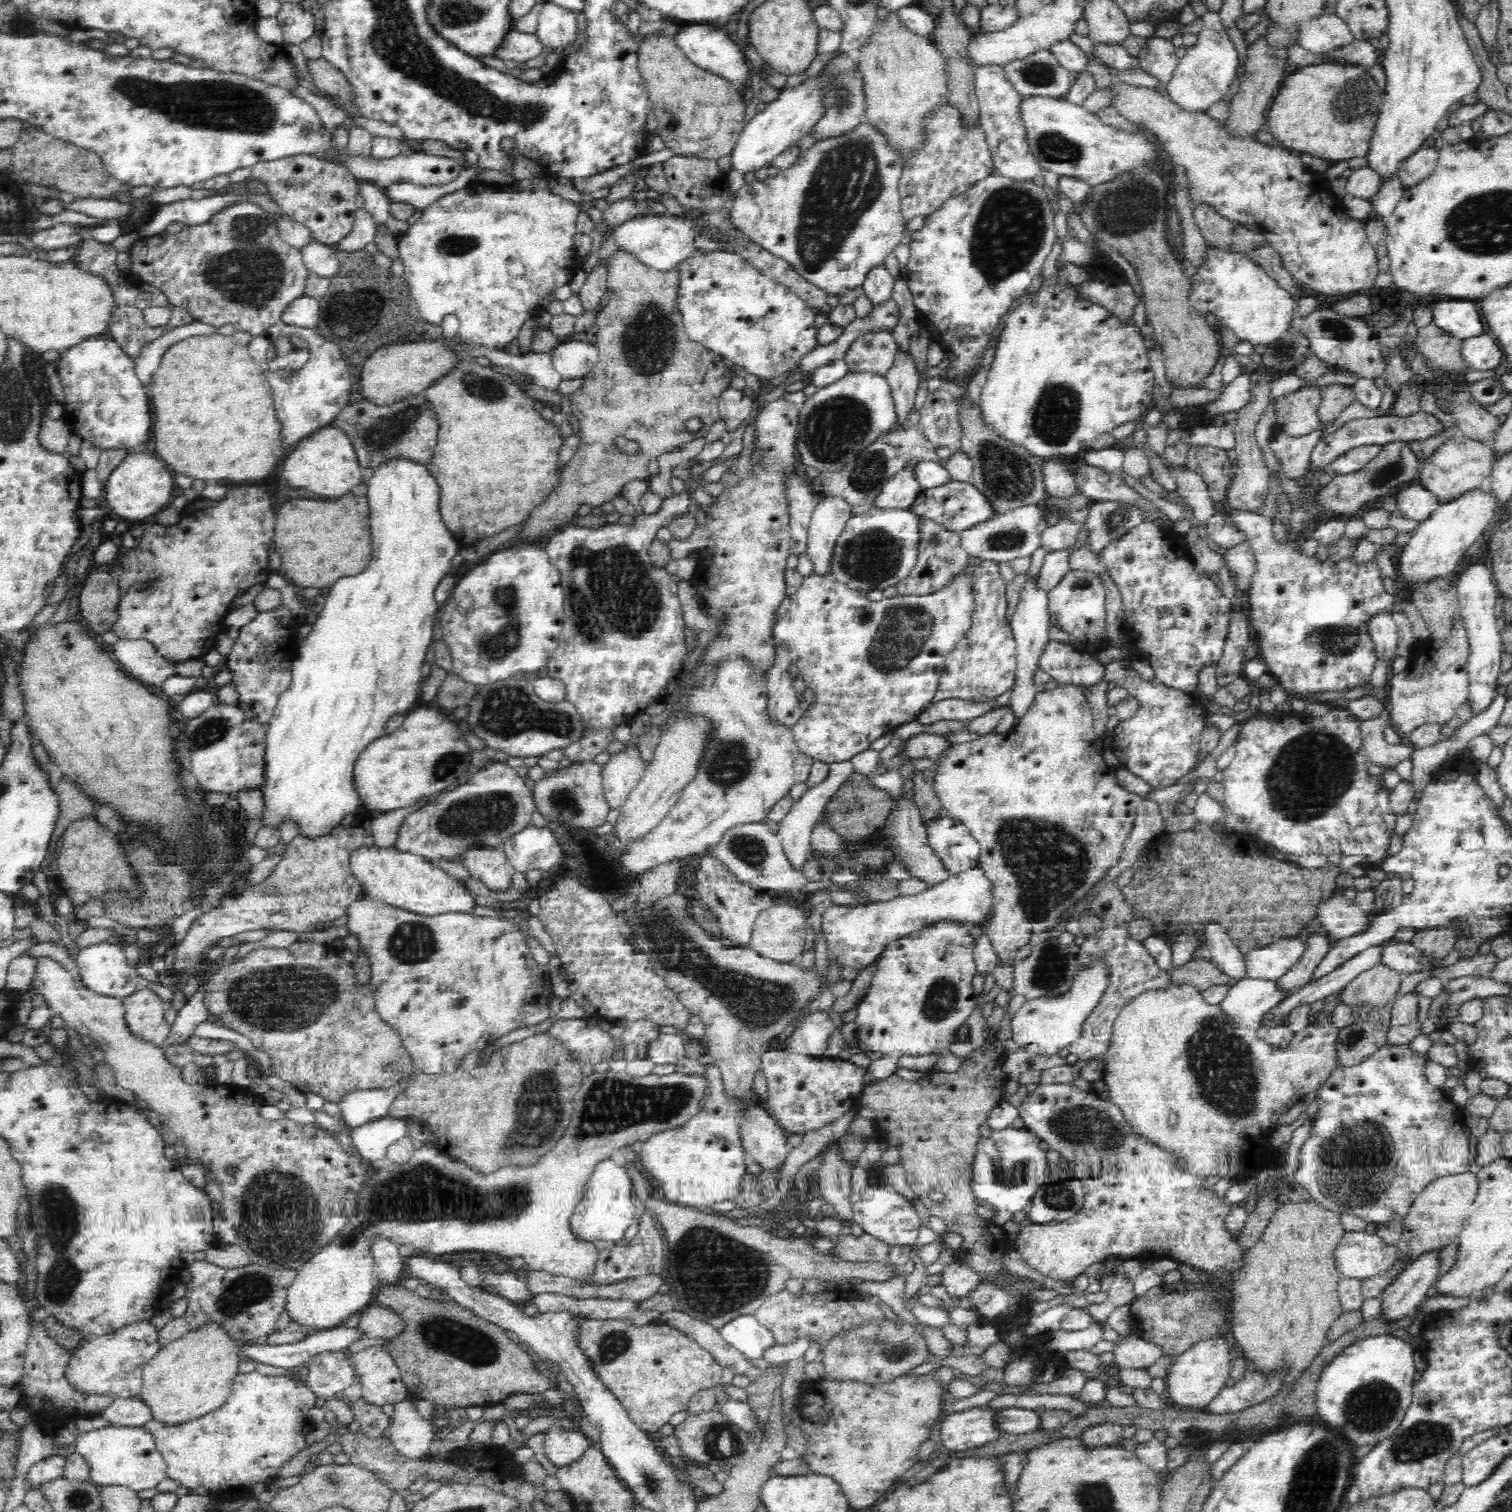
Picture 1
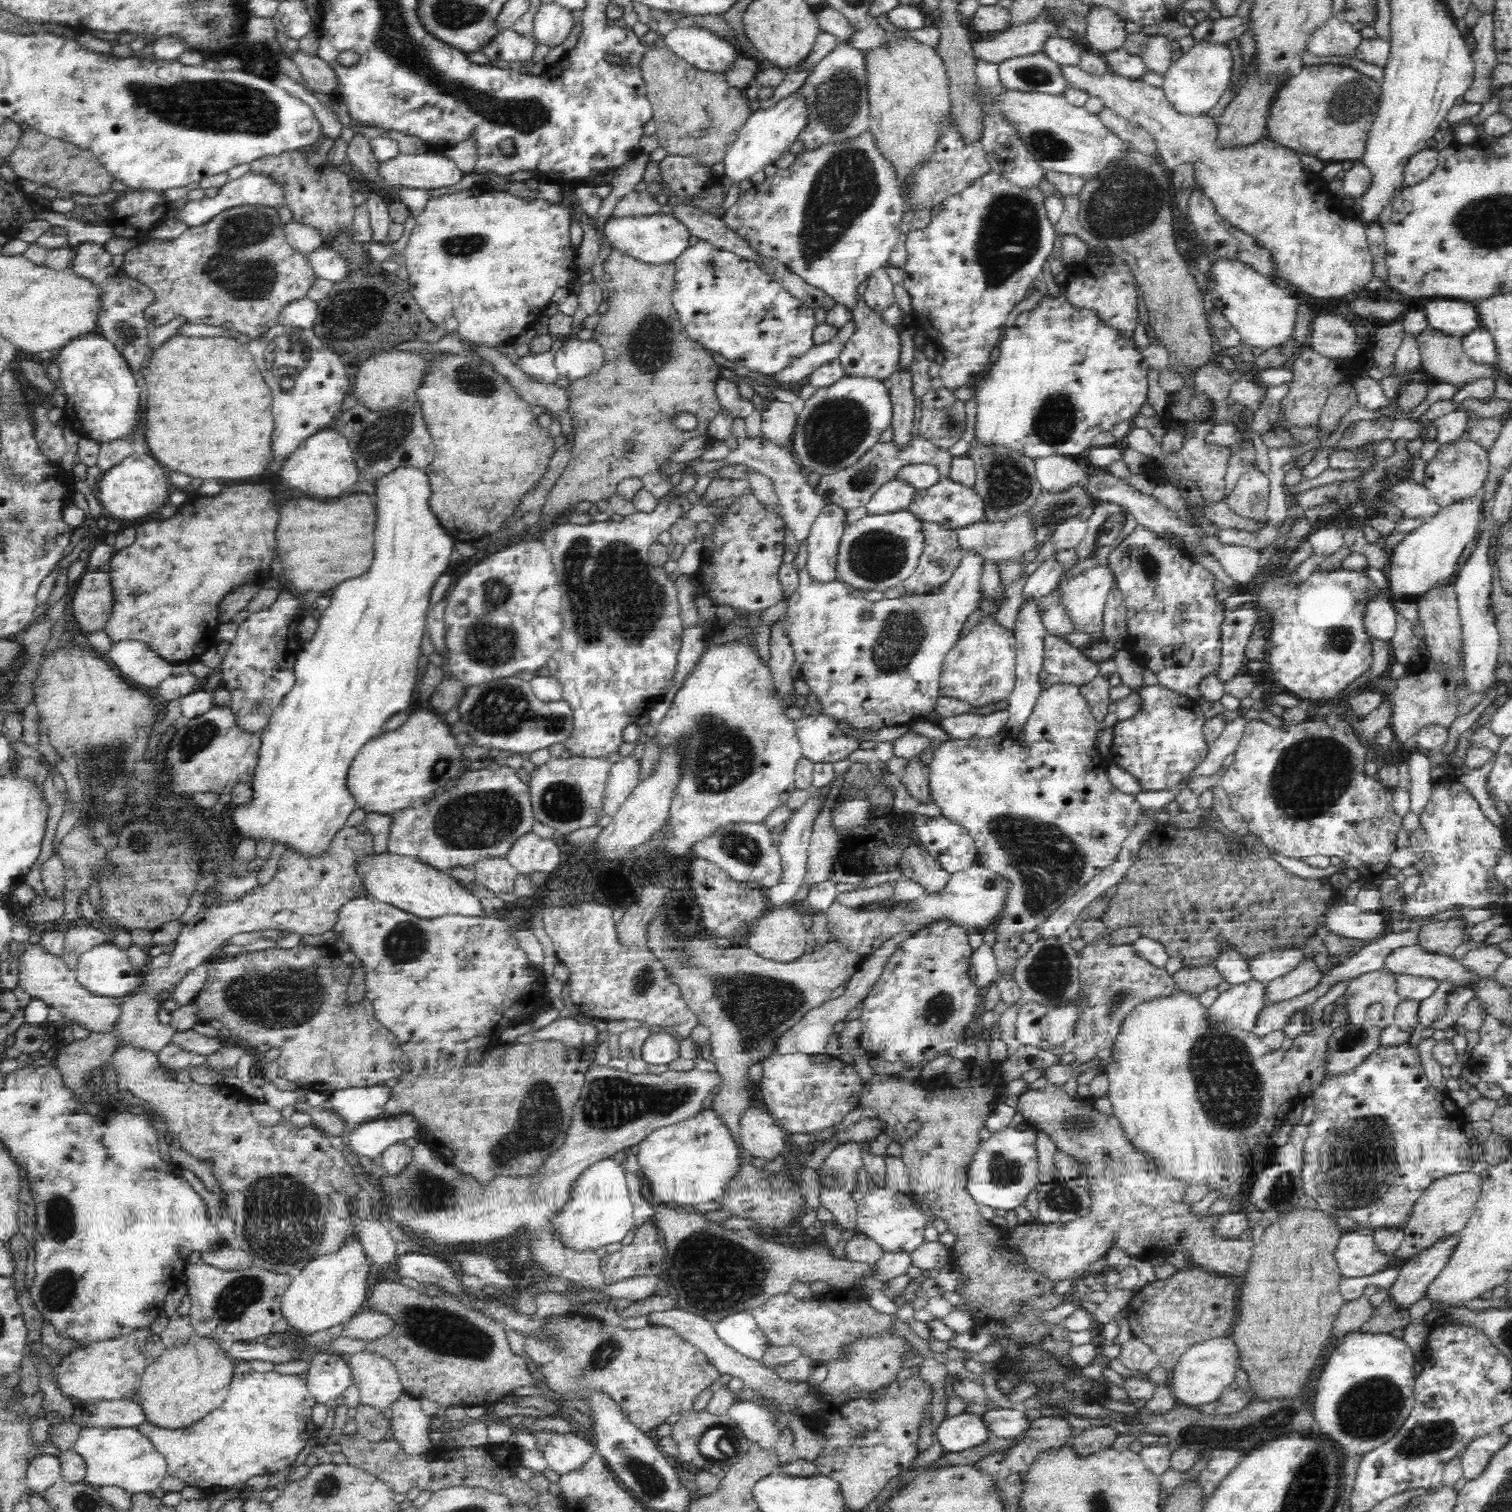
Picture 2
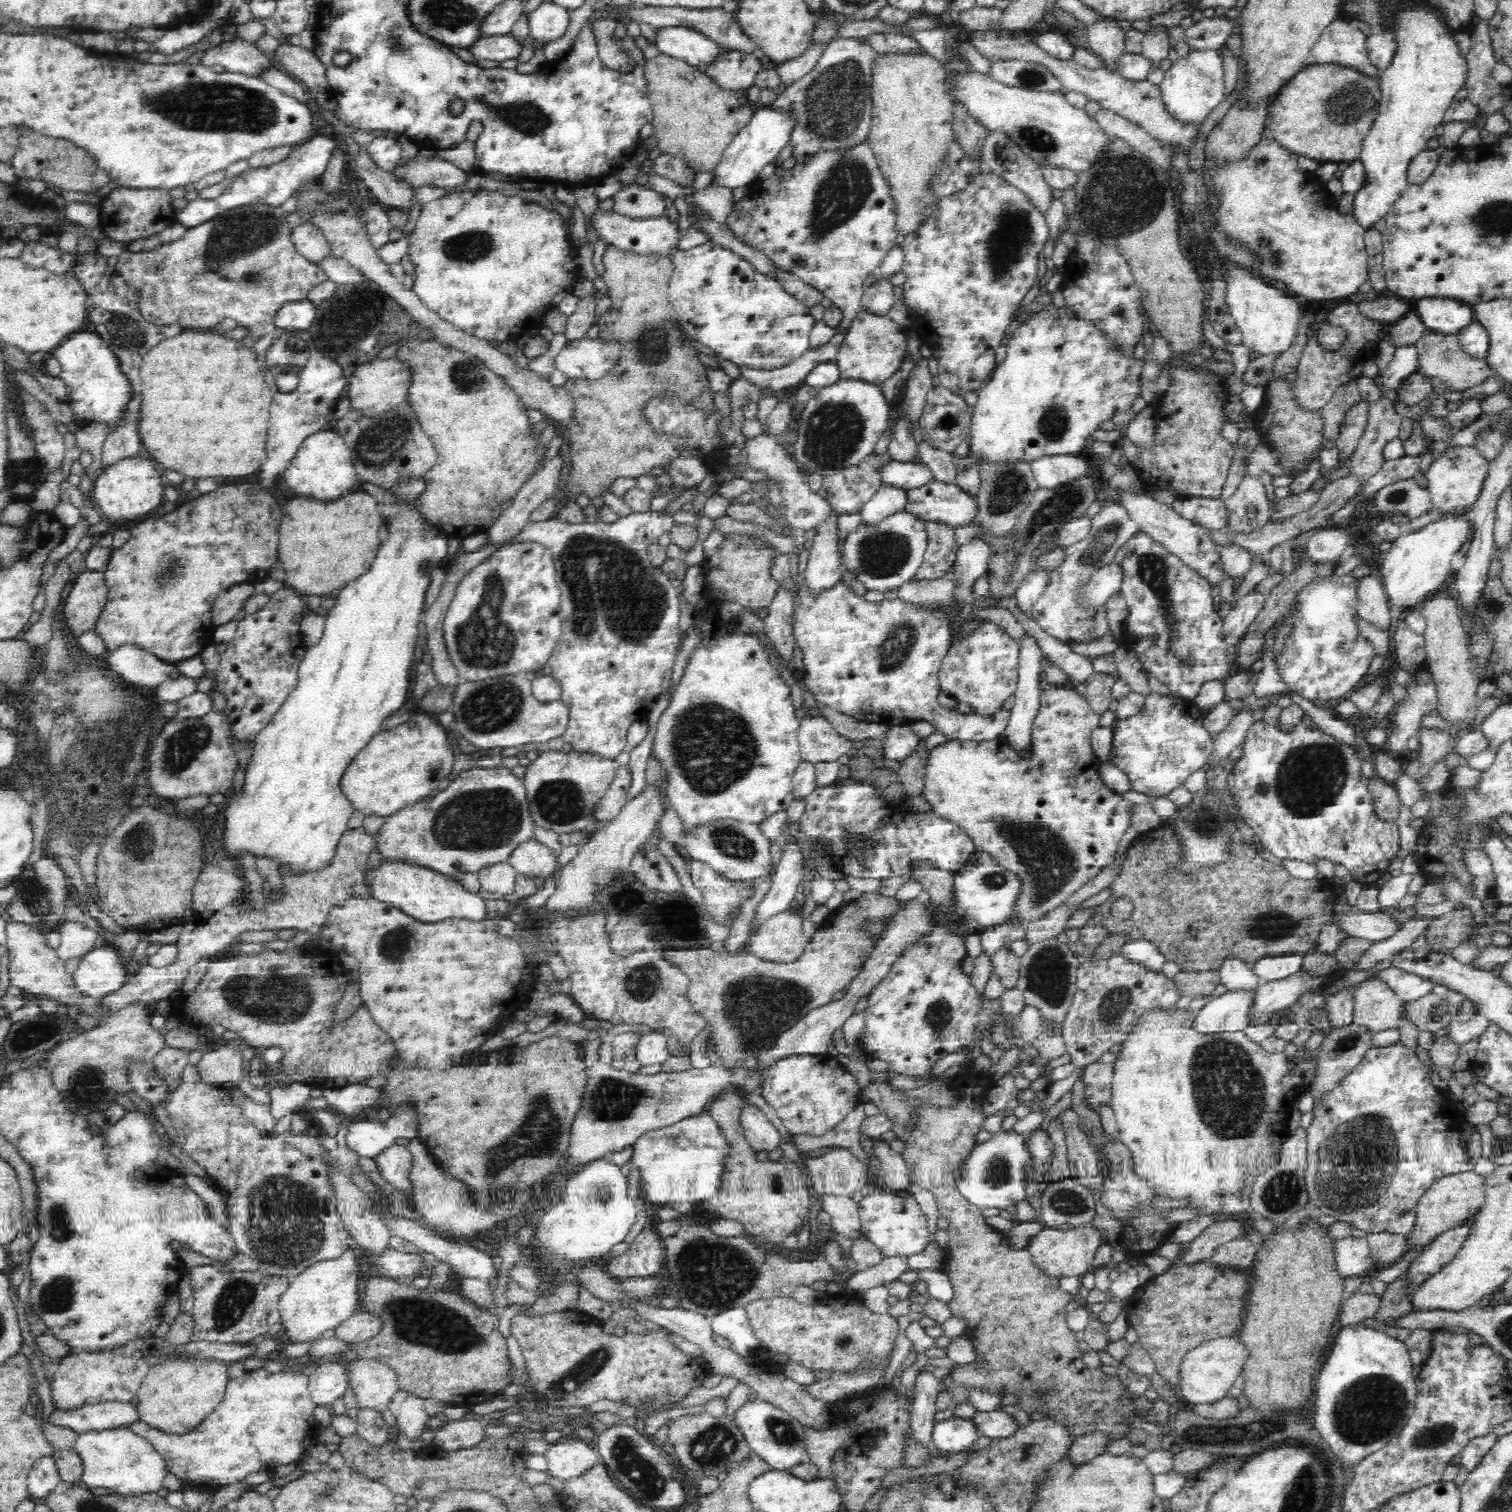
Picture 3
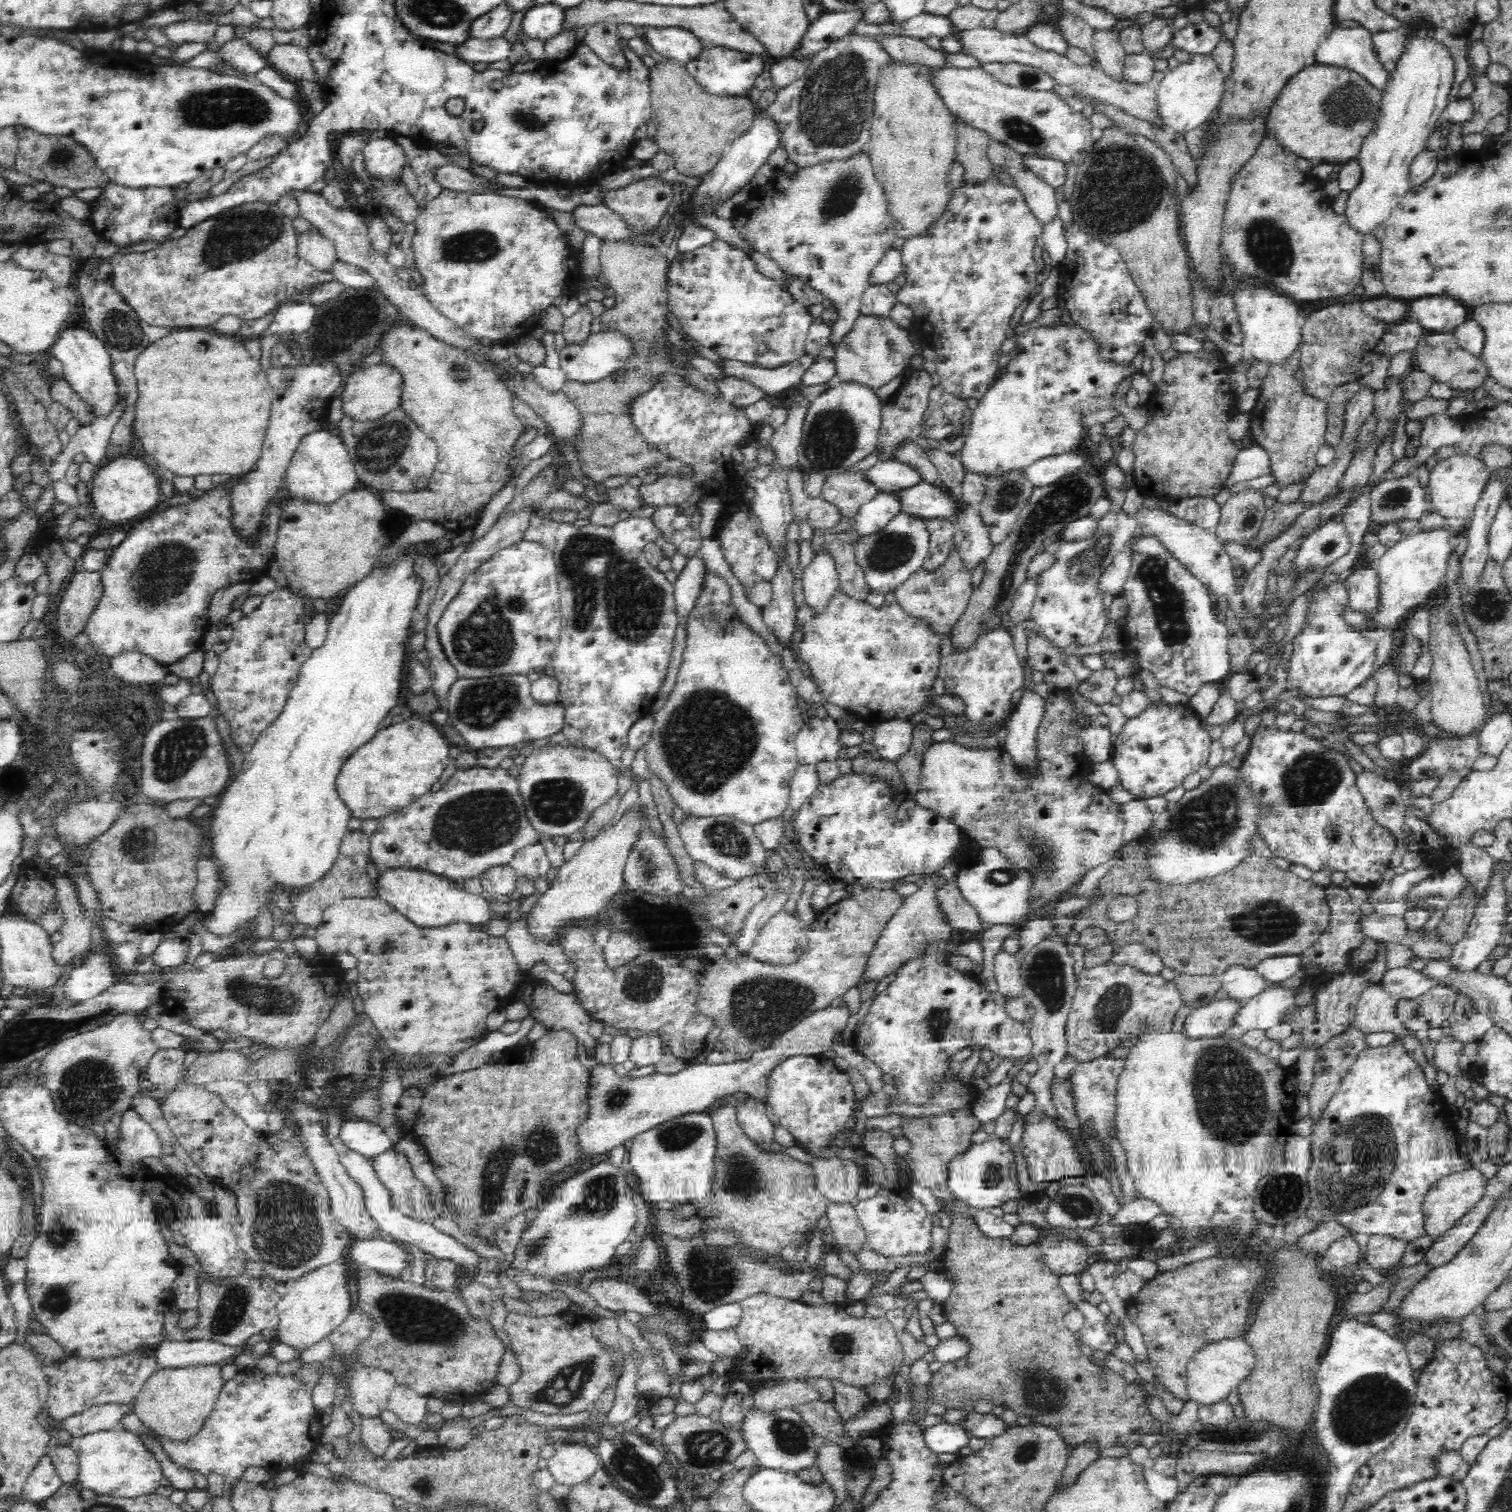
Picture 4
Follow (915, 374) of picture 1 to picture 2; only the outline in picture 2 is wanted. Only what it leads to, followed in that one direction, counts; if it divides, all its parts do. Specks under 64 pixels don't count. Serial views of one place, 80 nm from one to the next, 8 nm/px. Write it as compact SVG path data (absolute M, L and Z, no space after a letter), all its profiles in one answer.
M896 368L886 379L887 389L892 399L892 429L894 429L893 441L896 445L902 446L912 438L914 407L914 383L909 368Z

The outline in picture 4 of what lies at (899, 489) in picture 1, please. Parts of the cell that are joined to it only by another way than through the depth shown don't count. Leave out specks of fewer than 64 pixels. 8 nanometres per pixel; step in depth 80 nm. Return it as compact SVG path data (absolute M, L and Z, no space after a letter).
M878 491L870 501L863 504L853 518L858 534L879 531L891 518L902 510L902 501L897 491Z

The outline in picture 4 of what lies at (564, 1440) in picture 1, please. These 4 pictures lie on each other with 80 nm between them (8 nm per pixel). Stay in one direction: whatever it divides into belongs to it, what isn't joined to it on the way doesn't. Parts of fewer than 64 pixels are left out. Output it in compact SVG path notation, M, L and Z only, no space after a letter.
M584 1442L558 1443L555 1445L554 1454L547 1460L548 1469L558 1484L570 1486L586 1480L602 1466L595 1448Z

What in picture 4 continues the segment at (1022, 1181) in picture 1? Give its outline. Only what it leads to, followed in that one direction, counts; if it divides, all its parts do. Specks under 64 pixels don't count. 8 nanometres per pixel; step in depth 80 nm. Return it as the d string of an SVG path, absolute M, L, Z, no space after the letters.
M992 1134L982 1143L972 1143L964 1154L960 1154L949 1166L949 1187L957 1200L974 1209L988 1209L1002 1206L1006 1200L1020 1200L1024 1194L1018 1187L1016 1154L1009 1139L1002 1140Z

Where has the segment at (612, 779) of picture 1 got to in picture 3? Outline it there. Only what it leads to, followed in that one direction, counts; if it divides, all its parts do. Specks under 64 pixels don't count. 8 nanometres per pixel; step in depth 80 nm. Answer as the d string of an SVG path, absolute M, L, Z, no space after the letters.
M626 764L618 765L616 767L616 774L612 784L608 786L606 794L602 801L597 805L594 812L596 821L608 822L618 816L618 813L624 807L624 804L629 798L629 791L632 787L633 772L630 766Z

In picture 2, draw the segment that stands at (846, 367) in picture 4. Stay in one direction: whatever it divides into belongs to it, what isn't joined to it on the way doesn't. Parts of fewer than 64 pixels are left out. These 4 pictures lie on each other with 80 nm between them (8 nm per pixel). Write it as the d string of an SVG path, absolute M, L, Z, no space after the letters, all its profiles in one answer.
M863 297L856 302L853 310L853 320L857 325L857 332L846 343L845 350L839 360L844 368L845 375L866 375L877 379L887 379L896 368L899 368L900 345L897 328L886 325L876 312L872 311Z

